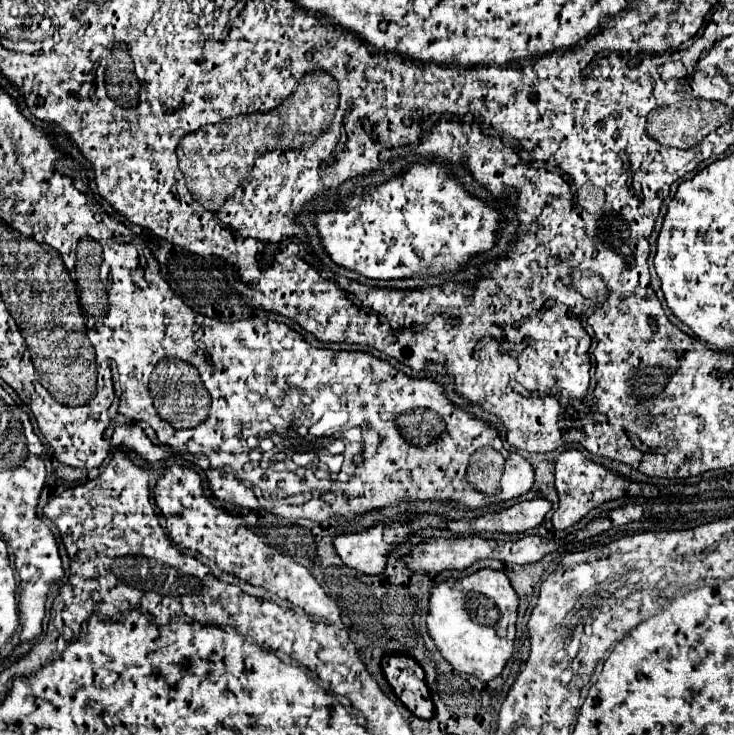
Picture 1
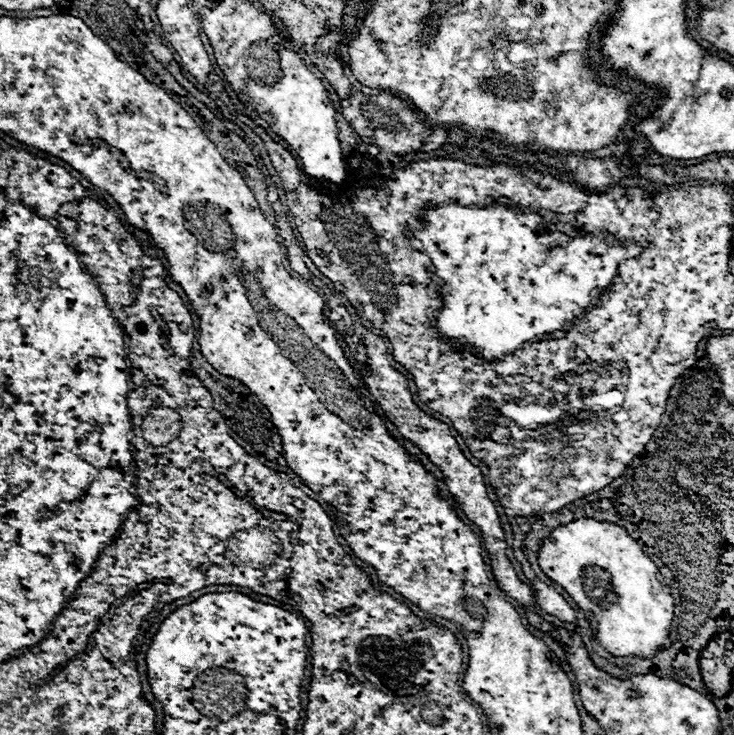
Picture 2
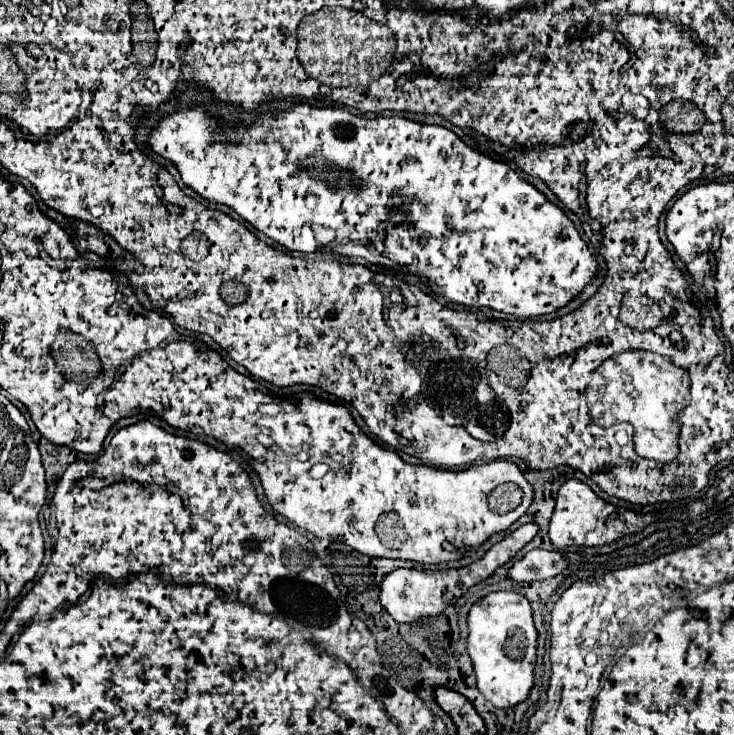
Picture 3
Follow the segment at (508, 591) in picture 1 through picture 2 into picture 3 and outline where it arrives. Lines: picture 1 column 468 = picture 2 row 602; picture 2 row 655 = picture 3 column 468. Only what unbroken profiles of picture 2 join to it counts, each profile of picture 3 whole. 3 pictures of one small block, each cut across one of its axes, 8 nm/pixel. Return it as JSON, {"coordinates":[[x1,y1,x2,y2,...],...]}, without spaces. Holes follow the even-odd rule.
{"coordinates":[[490,592,482,600,478,600,466,618,468,624,468,654,472,658,474,674,478,680,478,690,484,694,488,702,496,708,510,708,528,698,528,692,534,684,534,664,536,664,536,628,532,622,532,610,526,596,518,592]]}

